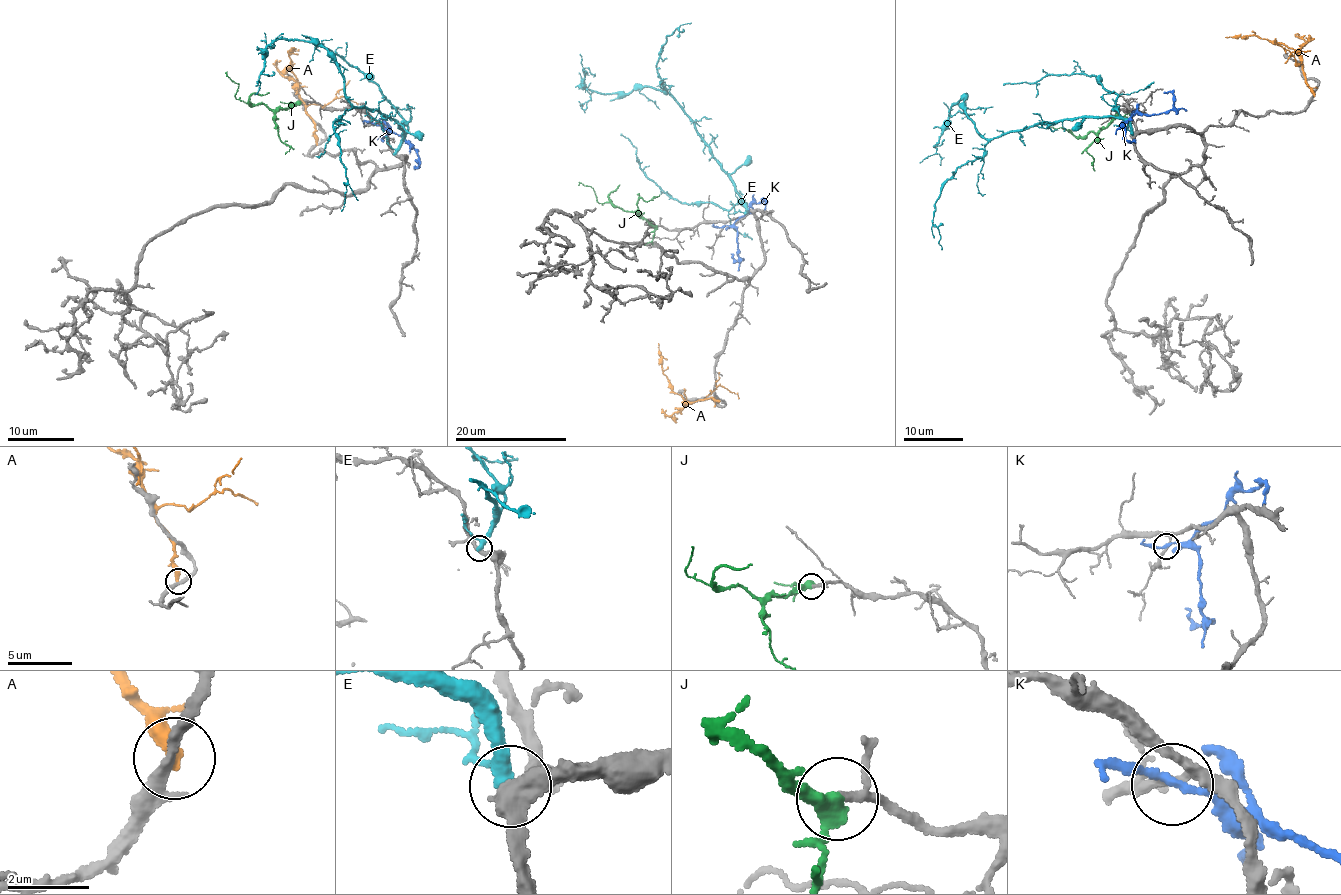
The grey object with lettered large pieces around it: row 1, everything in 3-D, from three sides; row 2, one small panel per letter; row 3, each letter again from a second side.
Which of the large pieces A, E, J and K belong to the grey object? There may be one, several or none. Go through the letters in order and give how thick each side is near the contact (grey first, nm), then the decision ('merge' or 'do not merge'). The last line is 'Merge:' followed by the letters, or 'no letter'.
A: calibres 280 and 380 nm; do not merge
E: calibres 340 and 300 nm; do not merge
J: calibres 160 and 400 nm; merge
K: calibres 160 and 170 nm; do not merge
Merge: J

